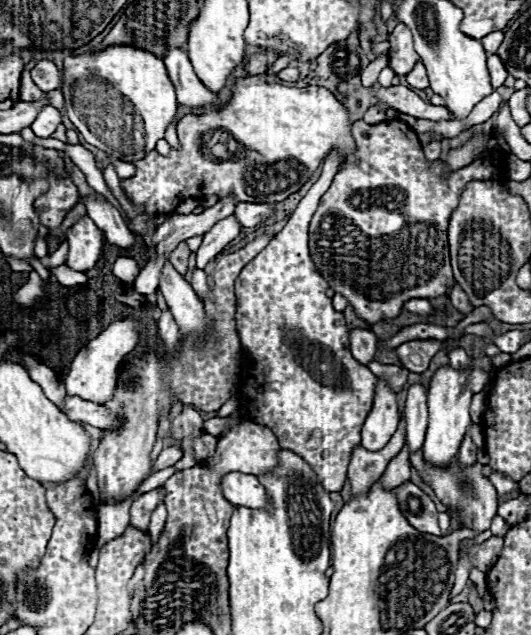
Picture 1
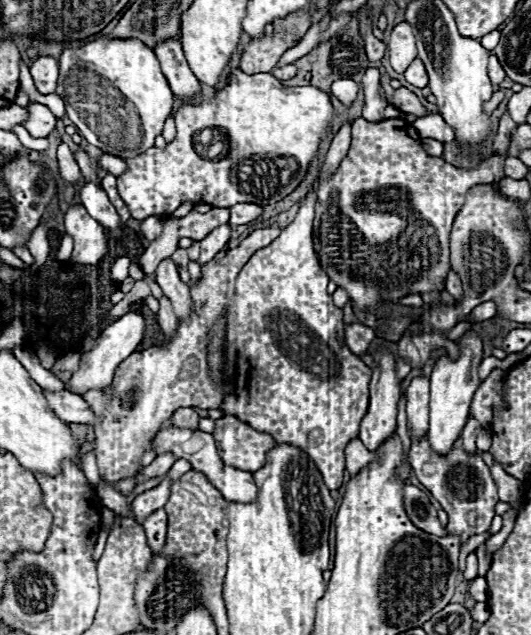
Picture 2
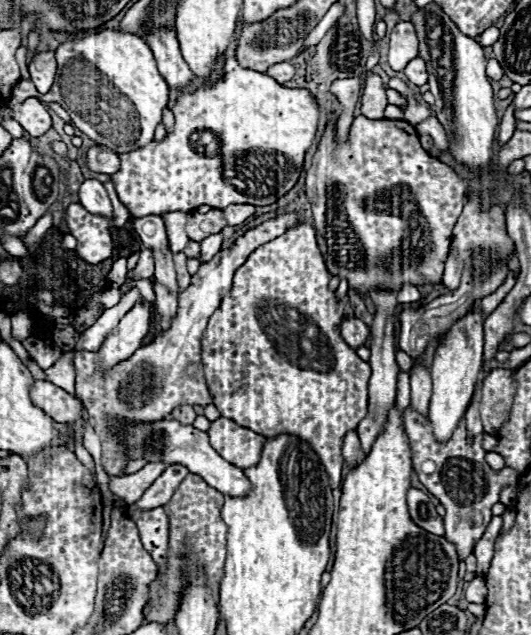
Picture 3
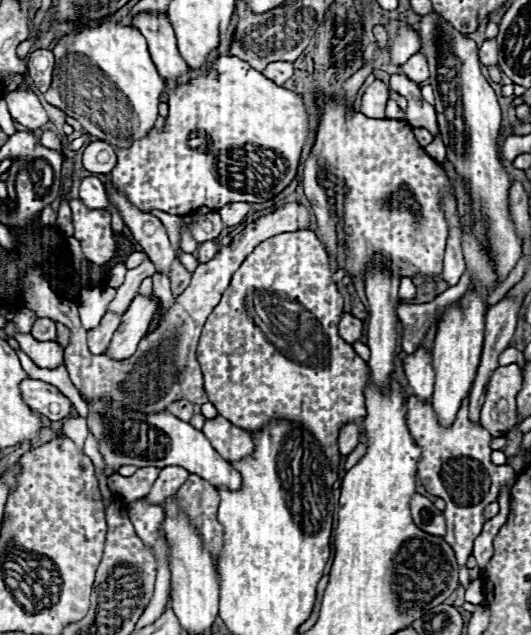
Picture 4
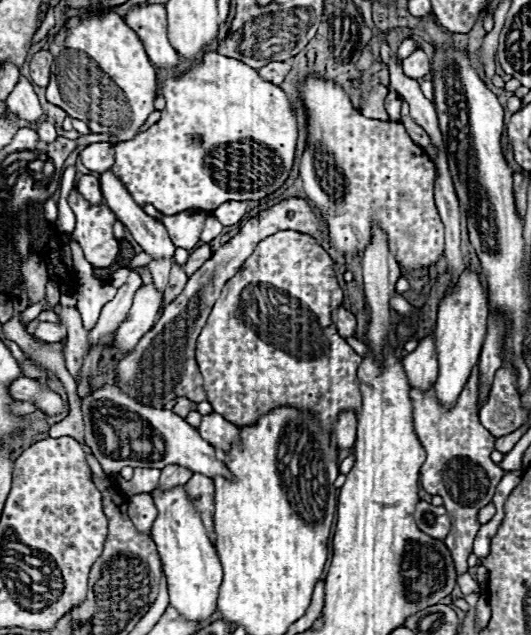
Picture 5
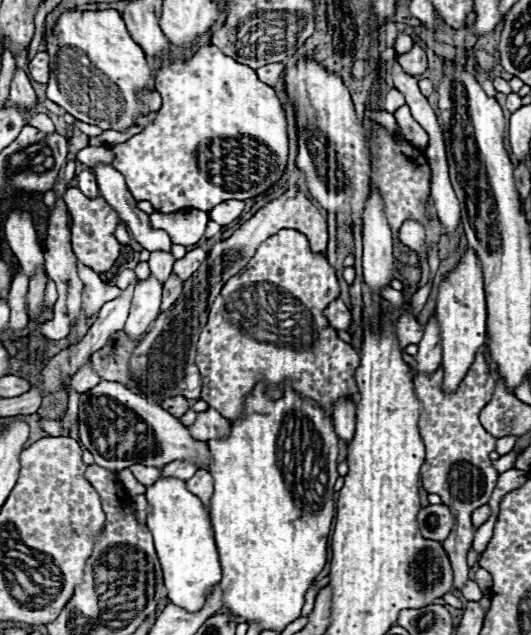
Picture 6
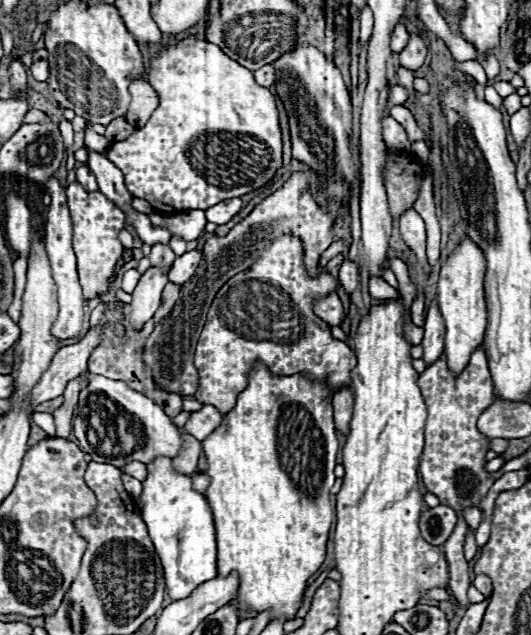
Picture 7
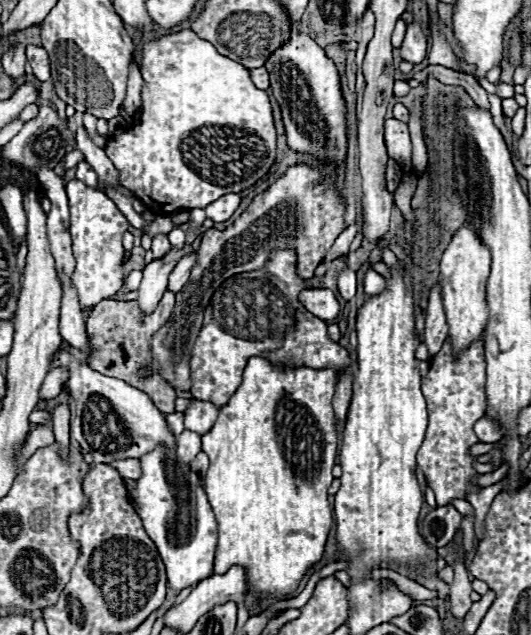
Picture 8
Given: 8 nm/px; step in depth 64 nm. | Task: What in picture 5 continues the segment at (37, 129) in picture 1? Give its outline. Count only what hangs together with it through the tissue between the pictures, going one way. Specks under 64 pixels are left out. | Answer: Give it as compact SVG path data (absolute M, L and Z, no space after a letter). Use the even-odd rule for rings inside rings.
M24 76L6 98L6 106L8 106L8 114L14 114L28 124L38 124L44 118L44 110L38 102L38 96L32 84Z

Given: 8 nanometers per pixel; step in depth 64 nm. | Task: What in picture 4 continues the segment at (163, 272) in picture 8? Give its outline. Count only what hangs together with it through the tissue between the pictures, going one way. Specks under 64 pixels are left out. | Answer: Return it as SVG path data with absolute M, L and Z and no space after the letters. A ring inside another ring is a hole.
M138 294L124 312L122 322L114 332L104 354L112 360L126 360L128 356L132 356L138 348L138 342L148 334L156 308L158 304L154 296Z

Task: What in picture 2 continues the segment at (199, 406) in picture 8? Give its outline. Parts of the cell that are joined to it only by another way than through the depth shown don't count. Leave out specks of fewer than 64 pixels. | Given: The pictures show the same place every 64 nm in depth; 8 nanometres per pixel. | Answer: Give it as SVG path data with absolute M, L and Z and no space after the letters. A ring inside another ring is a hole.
M234 416L216 420L214 438L220 460L244 472L260 470L268 462L268 452L276 446L270 434L258 432Z

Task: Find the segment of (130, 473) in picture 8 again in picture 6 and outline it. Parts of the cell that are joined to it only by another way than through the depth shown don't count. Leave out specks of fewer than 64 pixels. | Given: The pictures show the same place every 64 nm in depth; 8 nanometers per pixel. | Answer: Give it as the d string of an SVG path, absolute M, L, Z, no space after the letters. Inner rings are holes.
M134 464L134 466L130 466L130 470L136 476L136 480L140 484L144 484L146 488L152 486L160 478L160 470L158 468L148 468L148 466L142 466L142 464Z

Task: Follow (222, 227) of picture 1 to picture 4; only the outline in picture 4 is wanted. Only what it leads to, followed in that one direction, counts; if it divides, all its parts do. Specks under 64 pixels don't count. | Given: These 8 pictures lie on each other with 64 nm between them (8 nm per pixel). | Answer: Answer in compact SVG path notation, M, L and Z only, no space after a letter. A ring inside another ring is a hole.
M208 240L208 242L200 244L200 248L198 248L198 252L196 252L196 258L198 258L198 262L202 264L202 262L208 262L208 260L212 260L212 258L216 256L216 252L218 252L218 248L216 248L216 242L214 242L214 240Z

